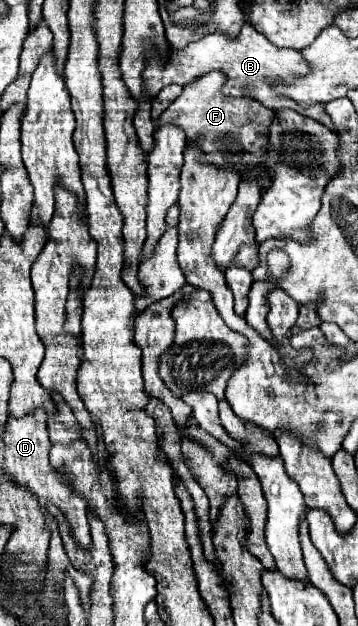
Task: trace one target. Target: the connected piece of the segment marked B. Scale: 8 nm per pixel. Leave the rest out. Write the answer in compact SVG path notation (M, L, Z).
M242 25L242 31L238 33L238 39L226 39L226 35L210 33L202 37L200 41L190 43L182 51L170 51L170 59L166 63L158 63L158 55L150 55L150 63L146 63L144 79L146 79L146 97L154 99L166 85L188 85L192 79L210 73L210 71L222 71L226 75L226 93L234 97L250 95L252 99L260 101L268 109L294 109L306 117L312 117L326 125L328 129L334 129L328 113L324 111L324 105L312 105L312 107L298 107L292 99L276 97L272 83L292 83L292 75L304 75L308 73L308 63L296 49L278 49L272 45L262 33L258 33L252 25Z

